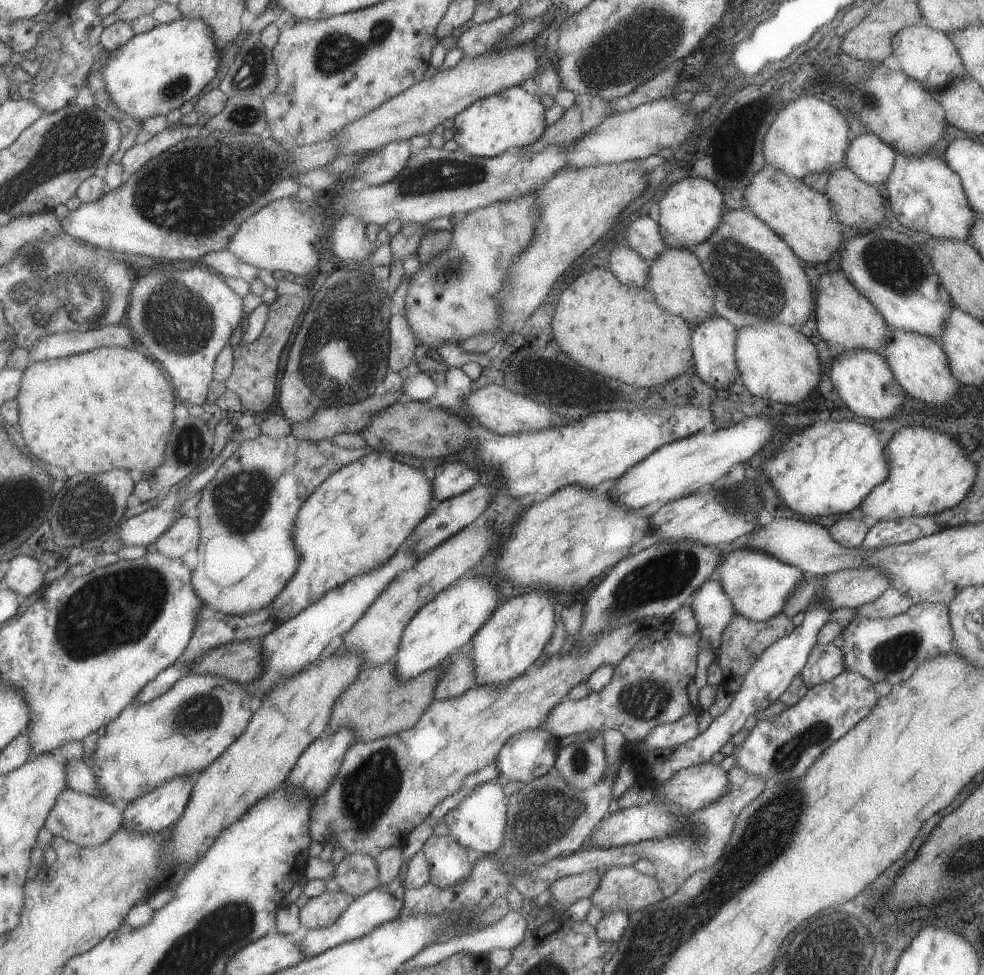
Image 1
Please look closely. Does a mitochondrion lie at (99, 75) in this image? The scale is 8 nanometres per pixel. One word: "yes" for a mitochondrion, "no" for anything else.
no

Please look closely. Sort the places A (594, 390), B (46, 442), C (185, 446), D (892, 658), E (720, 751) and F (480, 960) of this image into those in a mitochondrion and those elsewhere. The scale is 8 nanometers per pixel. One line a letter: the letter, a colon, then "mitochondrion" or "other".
A: other
B: other
C: mitochondrion
D: mitochondrion
E: other
F: other

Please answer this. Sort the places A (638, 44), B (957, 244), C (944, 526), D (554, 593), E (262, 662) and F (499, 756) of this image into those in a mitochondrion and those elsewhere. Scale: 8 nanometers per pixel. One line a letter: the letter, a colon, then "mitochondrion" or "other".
A: mitochondrion
B: other
C: other
D: other
E: other
F: other

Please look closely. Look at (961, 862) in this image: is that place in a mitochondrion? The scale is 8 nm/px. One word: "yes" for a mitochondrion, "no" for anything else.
yes

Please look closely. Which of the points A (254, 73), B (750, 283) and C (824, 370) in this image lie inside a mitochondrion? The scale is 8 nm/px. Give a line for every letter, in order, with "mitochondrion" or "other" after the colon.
A: mitochondrion
B: mitochondrion
C: other

